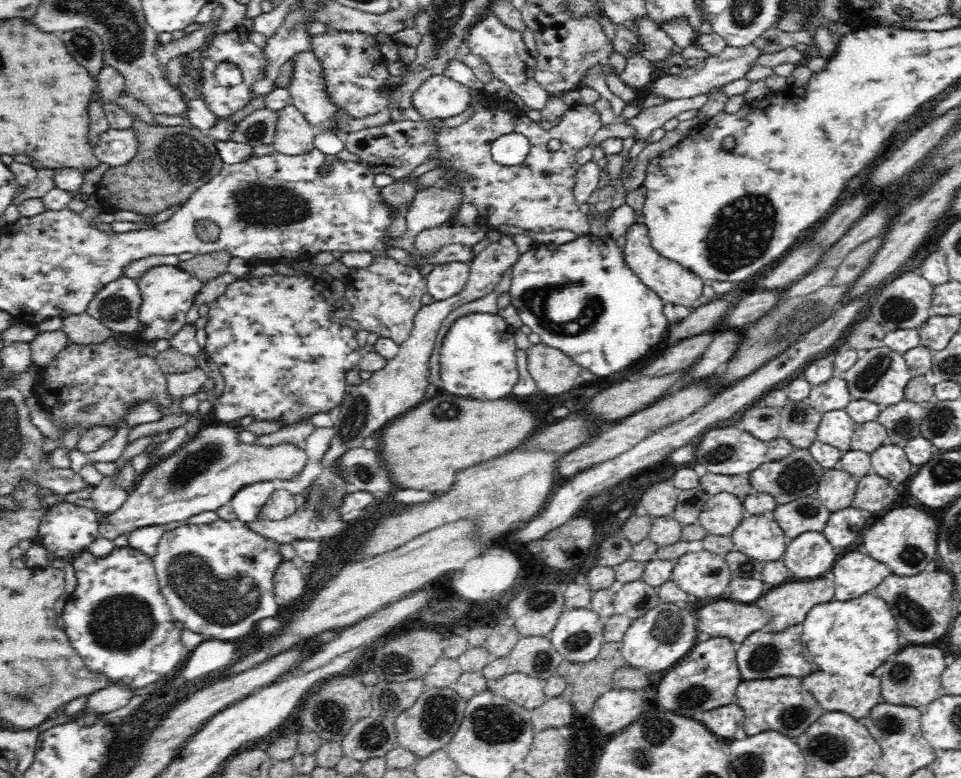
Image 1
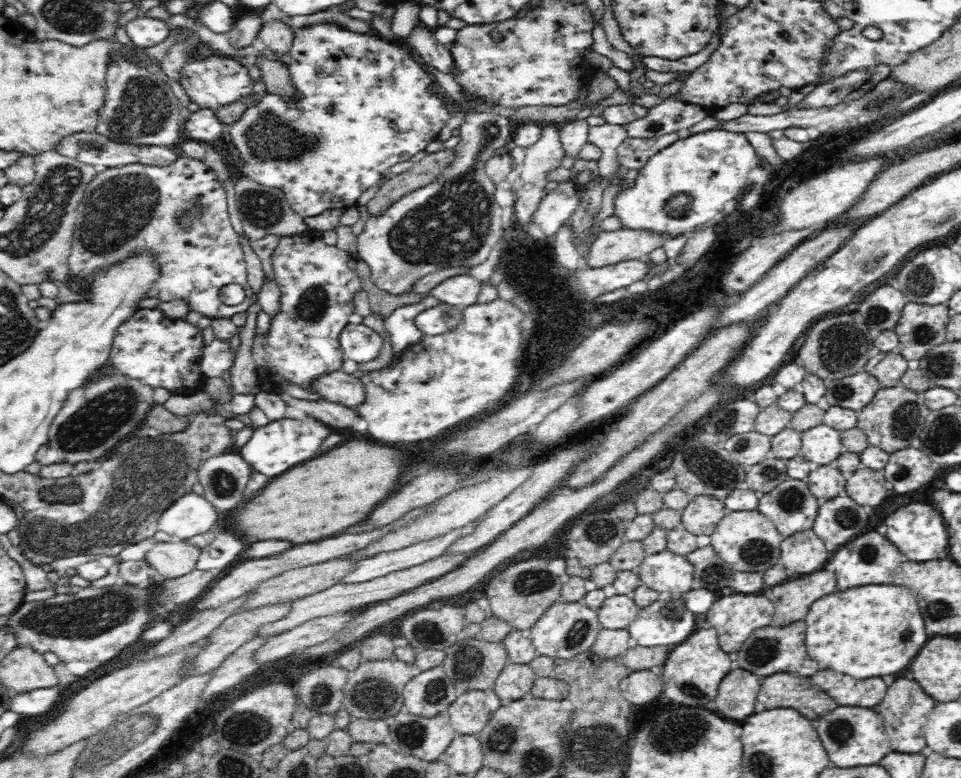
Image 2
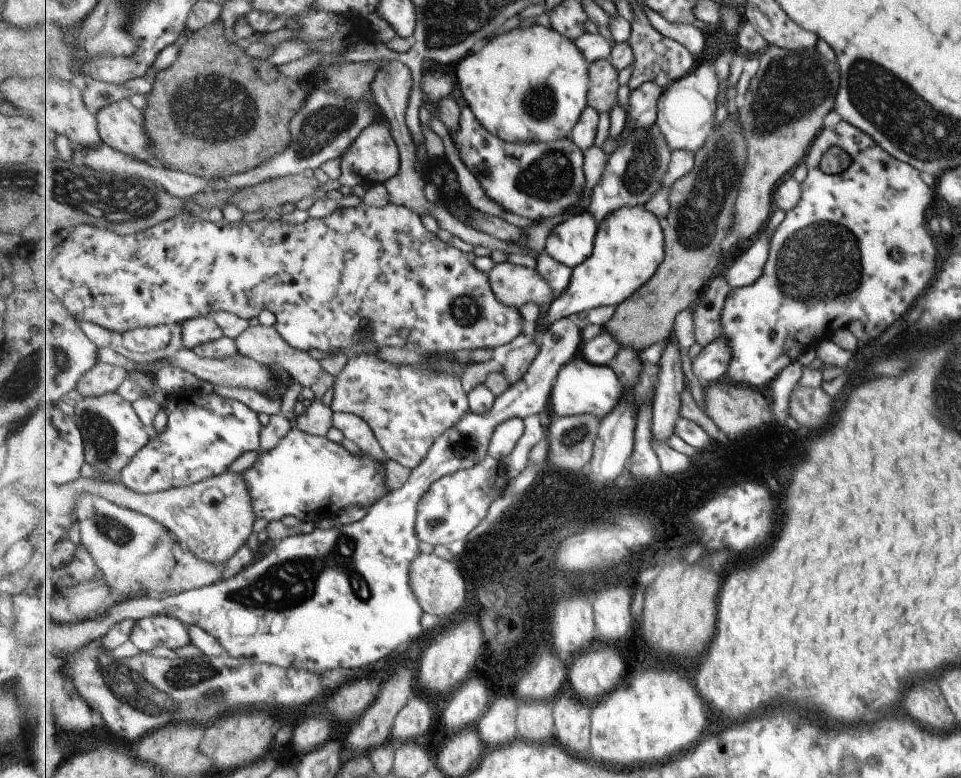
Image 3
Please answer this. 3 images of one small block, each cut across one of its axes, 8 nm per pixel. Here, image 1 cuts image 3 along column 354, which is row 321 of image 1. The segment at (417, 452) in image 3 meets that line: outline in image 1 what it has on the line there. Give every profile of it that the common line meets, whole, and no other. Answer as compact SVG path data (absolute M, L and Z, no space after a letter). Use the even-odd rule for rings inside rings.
M376 256L370 266L352 268L341 280L345 284L344 299L351 309L350 318L378 336L391 338L399 345L405 342L411 335L414 315L422 306L422 296L427 292L426 279L416 266Z

